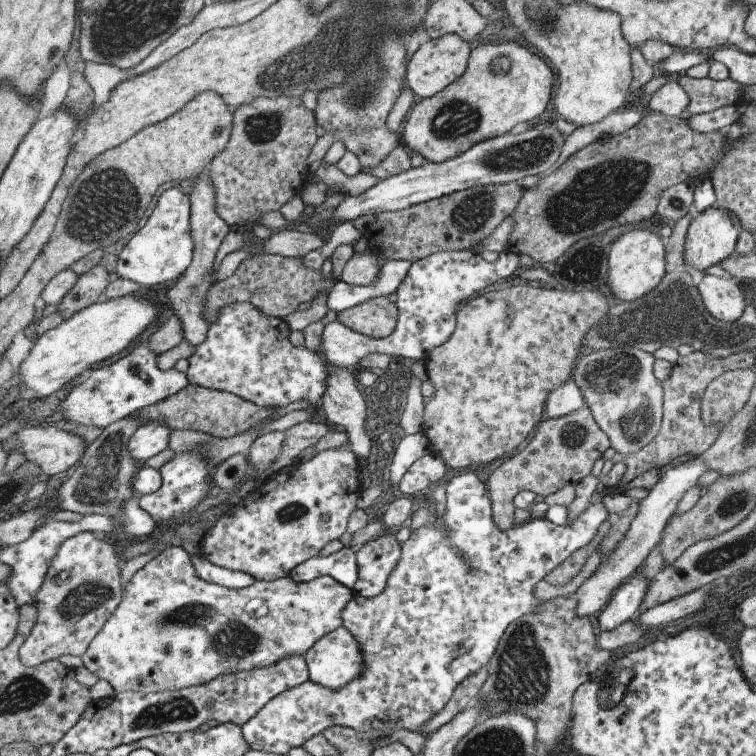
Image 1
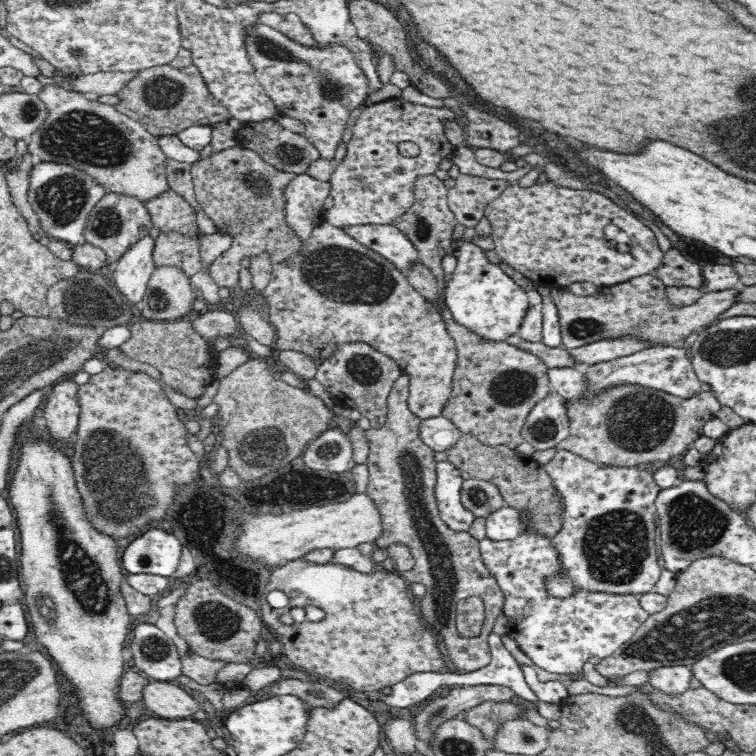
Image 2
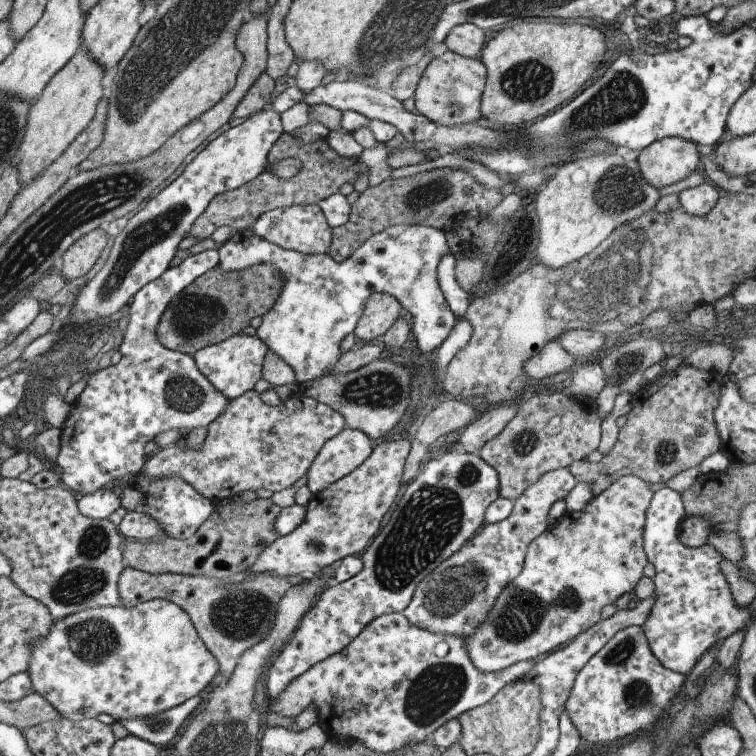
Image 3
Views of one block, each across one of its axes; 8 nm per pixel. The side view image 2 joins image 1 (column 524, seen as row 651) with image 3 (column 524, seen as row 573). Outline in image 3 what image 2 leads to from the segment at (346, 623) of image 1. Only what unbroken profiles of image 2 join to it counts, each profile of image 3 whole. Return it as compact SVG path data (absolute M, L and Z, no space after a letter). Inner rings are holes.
M566 467L545 472L543 476L539 476L537 482L527 486L517 500L512 500L513 506L507 518L495 522L495 524L483 524L483 528L479 532L464 542L463 546L449 558L440 562L439 566L436 566L417 584L407 608L402 610L407 622L410 622L411 626L417 626L417 628L433 632L433 634L449 634L449 636L457 636L463 640L467 636L471 636L475 626L479 626L485 620L487 612L491 610L491 606L497 600L497 596L501 594L501 590L514 578L517 578L517 574L521 572L525 550L527 550L529 542L537 538L549 525L547 512L550 506L555 501L564 500L575 484L575 478L571 476L571 472Z

